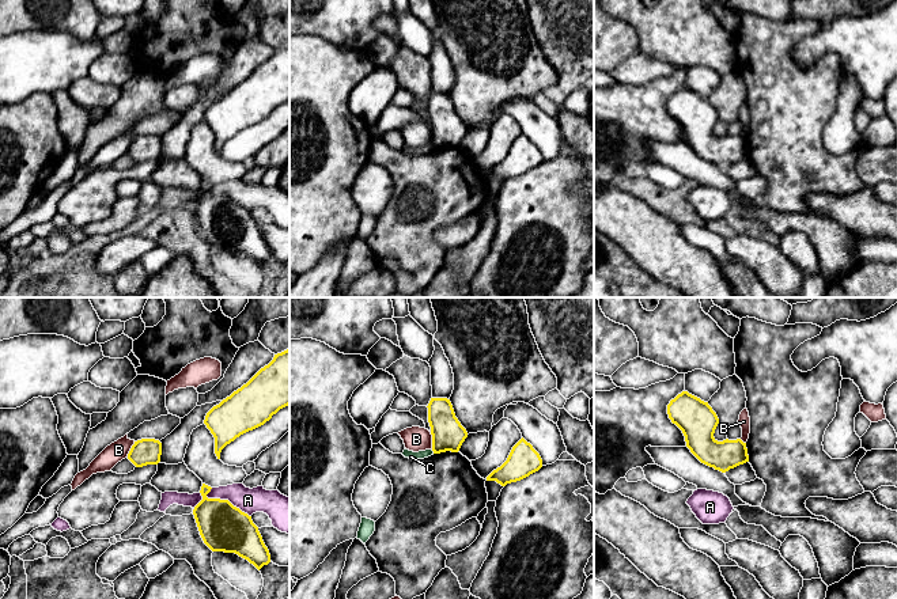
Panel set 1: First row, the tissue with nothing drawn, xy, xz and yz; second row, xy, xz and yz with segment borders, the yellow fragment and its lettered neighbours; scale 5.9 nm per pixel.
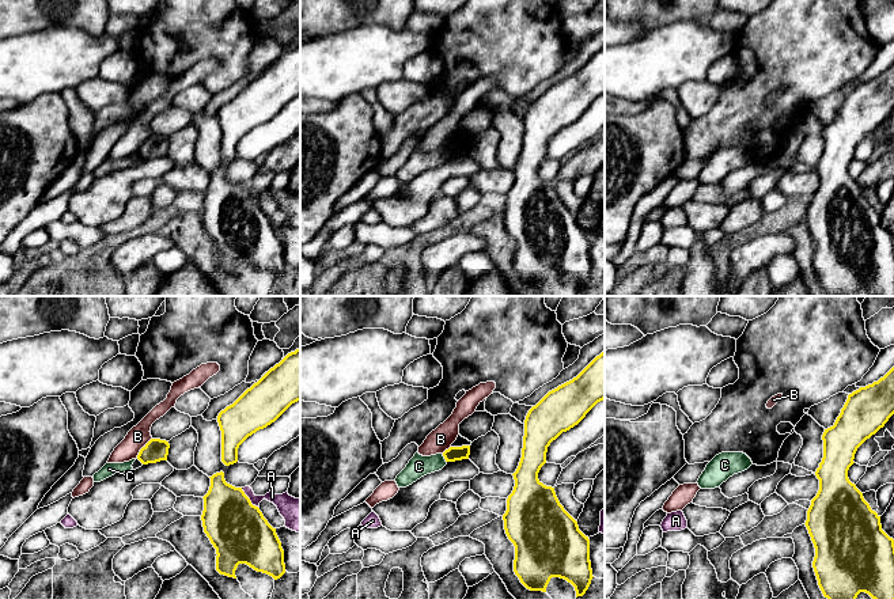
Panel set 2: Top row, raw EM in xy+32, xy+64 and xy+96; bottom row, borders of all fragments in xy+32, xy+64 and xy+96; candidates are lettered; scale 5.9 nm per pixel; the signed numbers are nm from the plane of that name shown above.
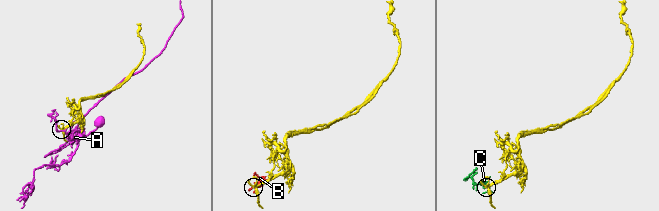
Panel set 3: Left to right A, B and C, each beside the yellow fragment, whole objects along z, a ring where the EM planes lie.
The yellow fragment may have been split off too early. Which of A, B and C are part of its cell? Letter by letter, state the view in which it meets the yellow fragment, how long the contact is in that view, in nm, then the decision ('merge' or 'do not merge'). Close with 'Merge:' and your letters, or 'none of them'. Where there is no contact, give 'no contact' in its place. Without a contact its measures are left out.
A: meets yellow in xy; contact 300 nm long; do not merge
B: meets yellow in xz; contact 110 nm long; do not merge
C: meets yellow in xz; contact 30 nm long; do not merge
Merge: none of them

